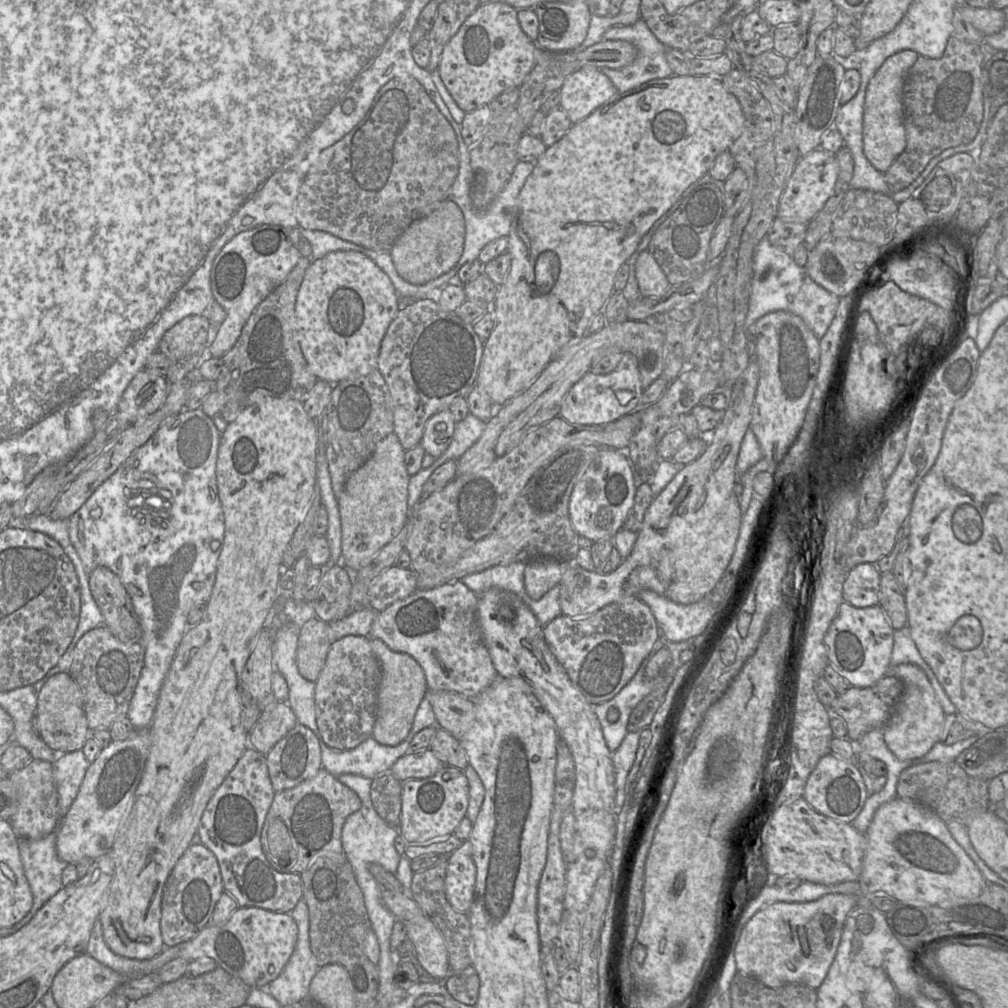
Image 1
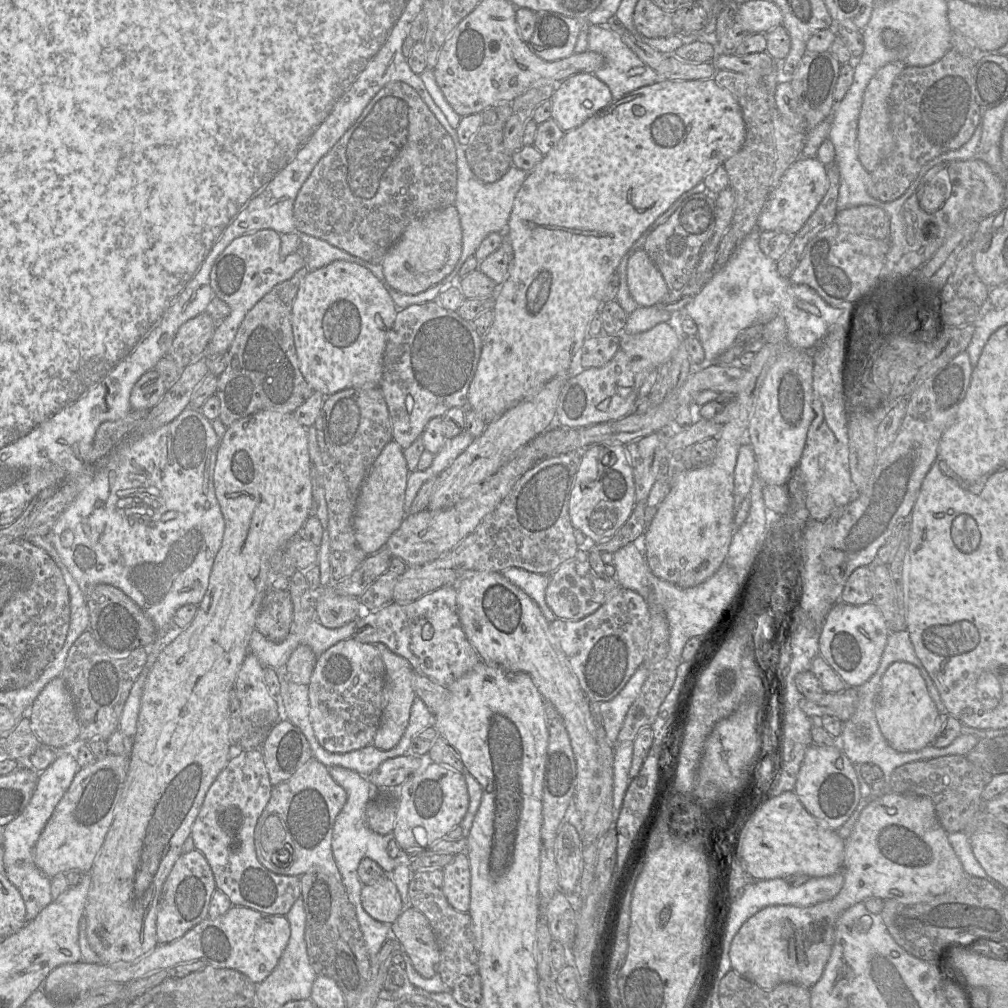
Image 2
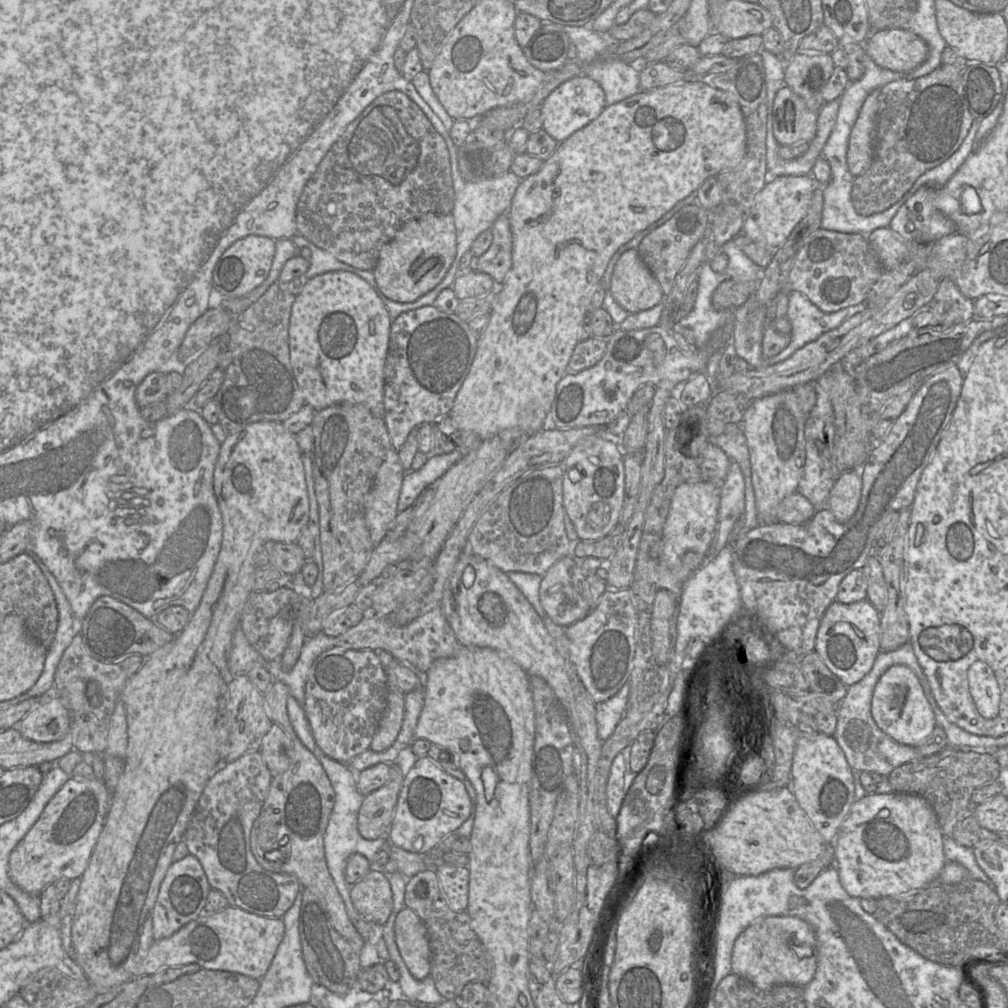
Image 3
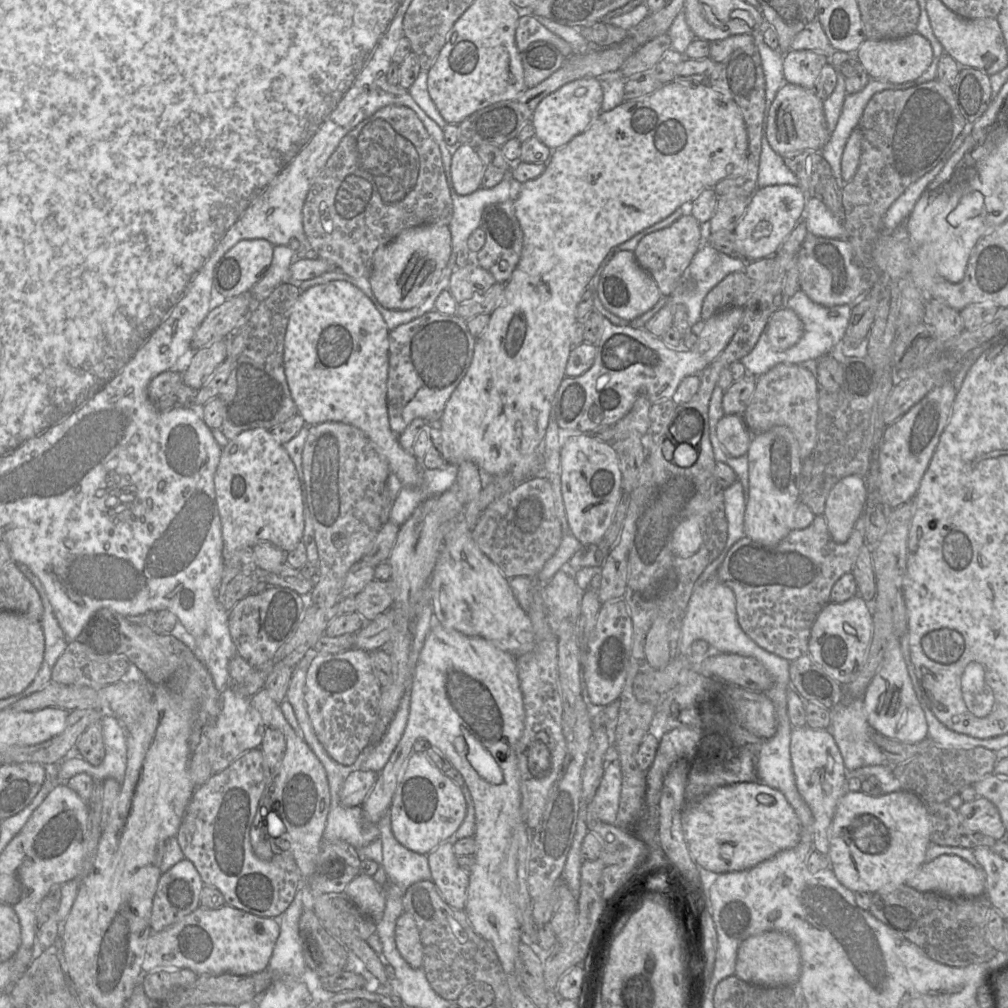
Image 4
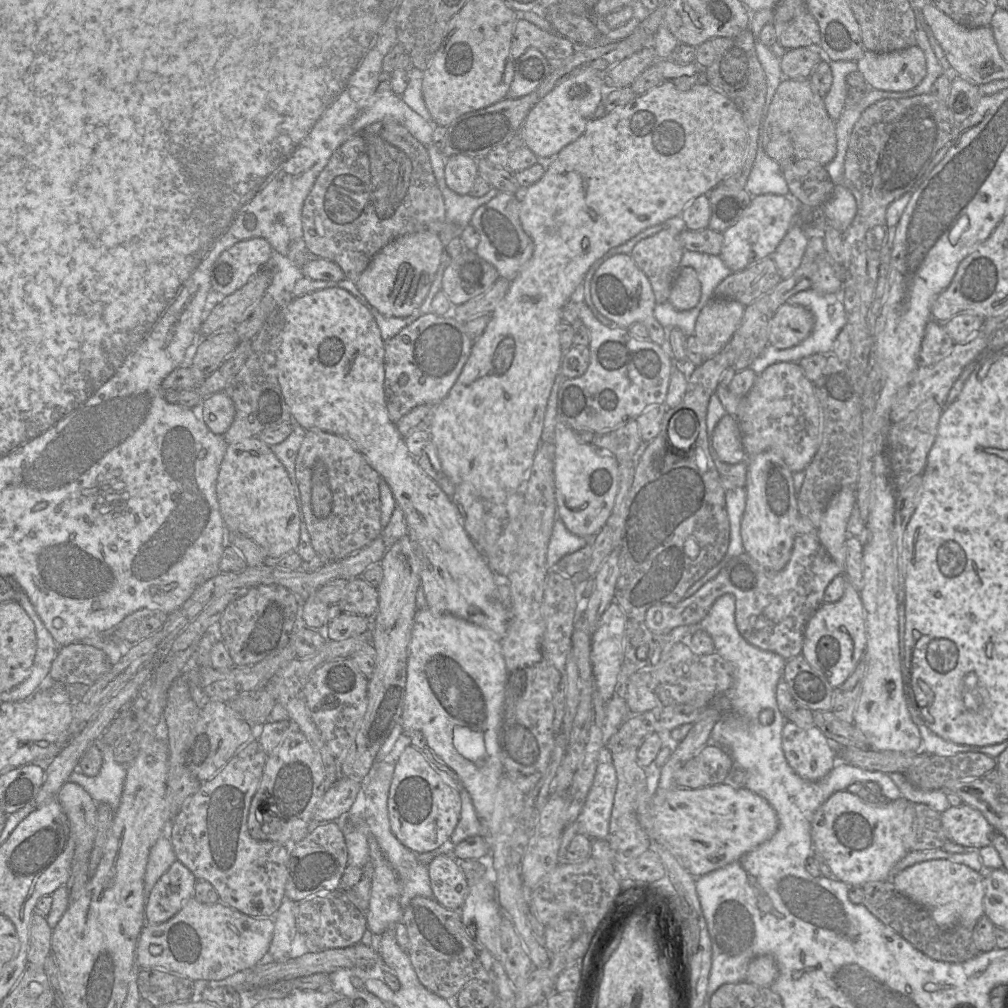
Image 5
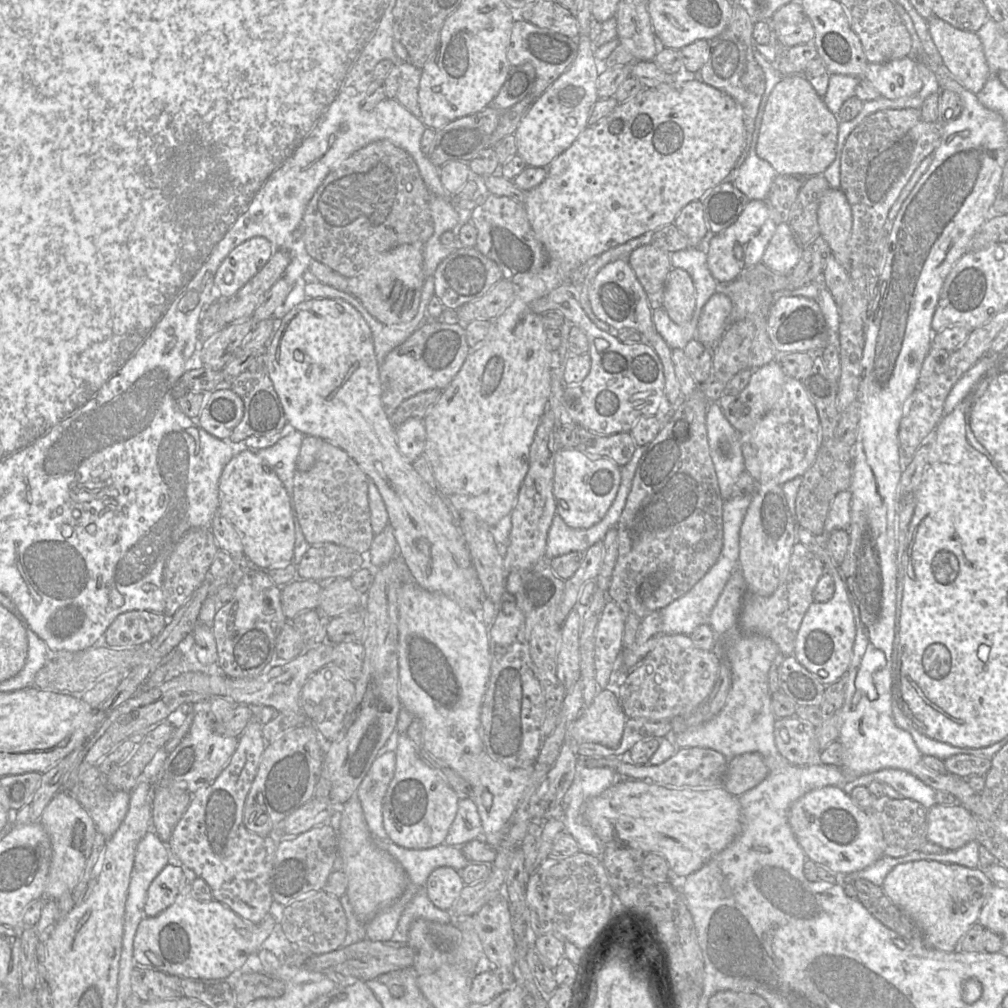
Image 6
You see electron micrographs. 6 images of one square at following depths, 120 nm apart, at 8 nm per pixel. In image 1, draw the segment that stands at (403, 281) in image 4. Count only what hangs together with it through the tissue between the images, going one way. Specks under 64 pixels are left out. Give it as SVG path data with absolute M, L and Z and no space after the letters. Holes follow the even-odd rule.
M446 199L427 216L413 221L396 240L390 254L401 278L411 284L422 285L456 265L463 253L464 242L463 212L454 201Z

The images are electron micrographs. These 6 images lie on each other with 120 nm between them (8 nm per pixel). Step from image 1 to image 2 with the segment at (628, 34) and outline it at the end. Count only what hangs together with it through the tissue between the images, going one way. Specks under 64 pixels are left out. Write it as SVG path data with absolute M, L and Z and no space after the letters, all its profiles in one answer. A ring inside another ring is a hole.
M591 25L588 27L588 50L597 52L604 57L603 66L594 72L594 75L604 82L610 89L613 100L619 100L625 95L658 81L668 80L660 79L658 73L647 66L620 38L620 36L611 31L605 25ZM637 67L644 67L643 73L629 76L628 72Z

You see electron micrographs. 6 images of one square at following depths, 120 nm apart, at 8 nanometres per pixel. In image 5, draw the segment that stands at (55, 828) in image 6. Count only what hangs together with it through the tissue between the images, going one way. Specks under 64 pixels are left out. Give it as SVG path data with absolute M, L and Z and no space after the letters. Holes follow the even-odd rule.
M67 781L57 793L75 840L75 860L89 860L96 831L97 803L80 785Z

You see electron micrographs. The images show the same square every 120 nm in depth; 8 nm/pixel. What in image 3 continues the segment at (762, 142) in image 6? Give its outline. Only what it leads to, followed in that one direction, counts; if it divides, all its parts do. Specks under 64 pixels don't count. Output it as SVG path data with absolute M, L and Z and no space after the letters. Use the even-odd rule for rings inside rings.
M787 85L777 92L773 103L773 134L780 146L791 146L796 143L811 143L817 133L818 113L810 110L803 98Z

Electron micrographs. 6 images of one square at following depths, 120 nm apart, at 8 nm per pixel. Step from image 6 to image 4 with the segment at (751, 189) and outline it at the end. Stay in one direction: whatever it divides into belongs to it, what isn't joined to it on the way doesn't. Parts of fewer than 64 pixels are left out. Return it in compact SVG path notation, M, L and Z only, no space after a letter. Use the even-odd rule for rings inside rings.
M766 122L765 133L761 141L761 156L760 156L760 165L759 165L758 180L757 180L758 188L773 186L773 185L798 185L799 182L797 177L787 167L783 157L778 153L776 153L770 146L767 139L767 126L768 122Z

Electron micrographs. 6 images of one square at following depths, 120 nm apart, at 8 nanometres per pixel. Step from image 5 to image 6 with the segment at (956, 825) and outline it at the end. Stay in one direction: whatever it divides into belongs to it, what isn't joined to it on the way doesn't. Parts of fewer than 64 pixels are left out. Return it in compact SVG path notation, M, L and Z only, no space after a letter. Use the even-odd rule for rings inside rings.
M960 803L952 806L935 804L927 812L927 840L955 851L976 840L977 823L974 815Z

